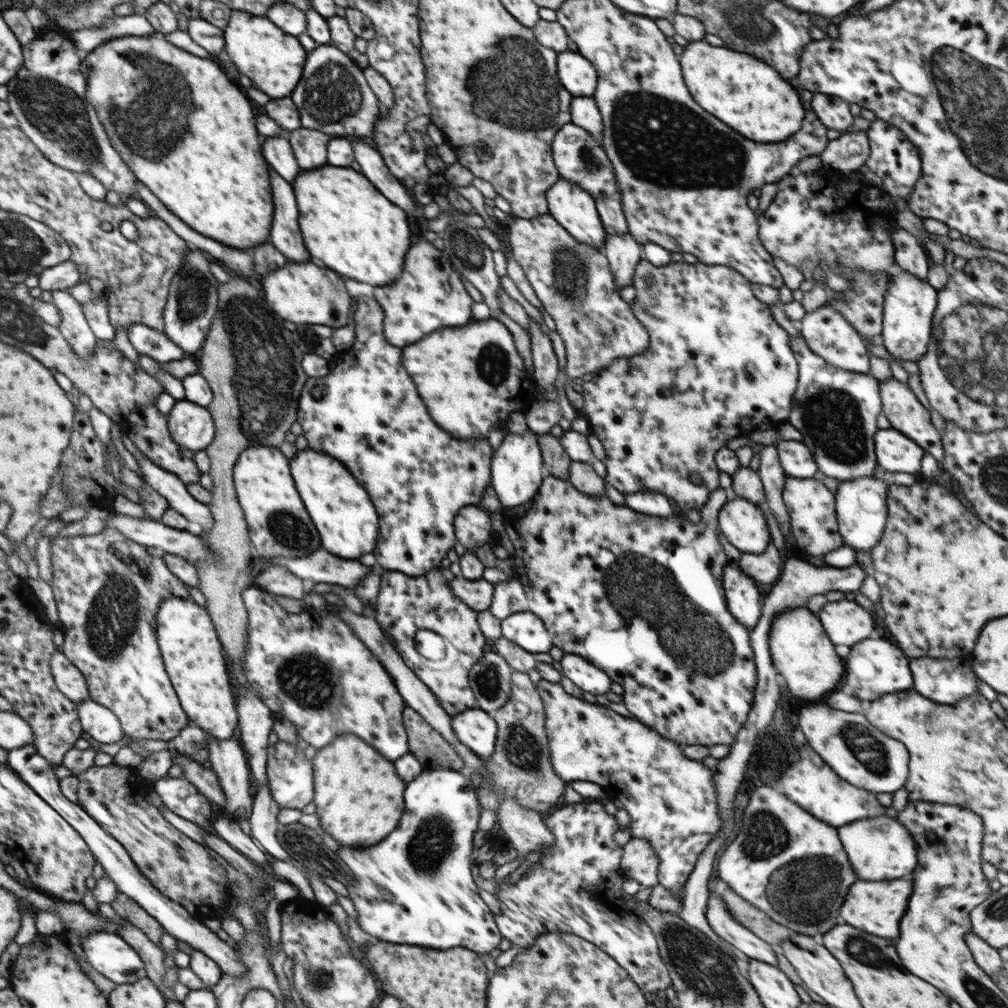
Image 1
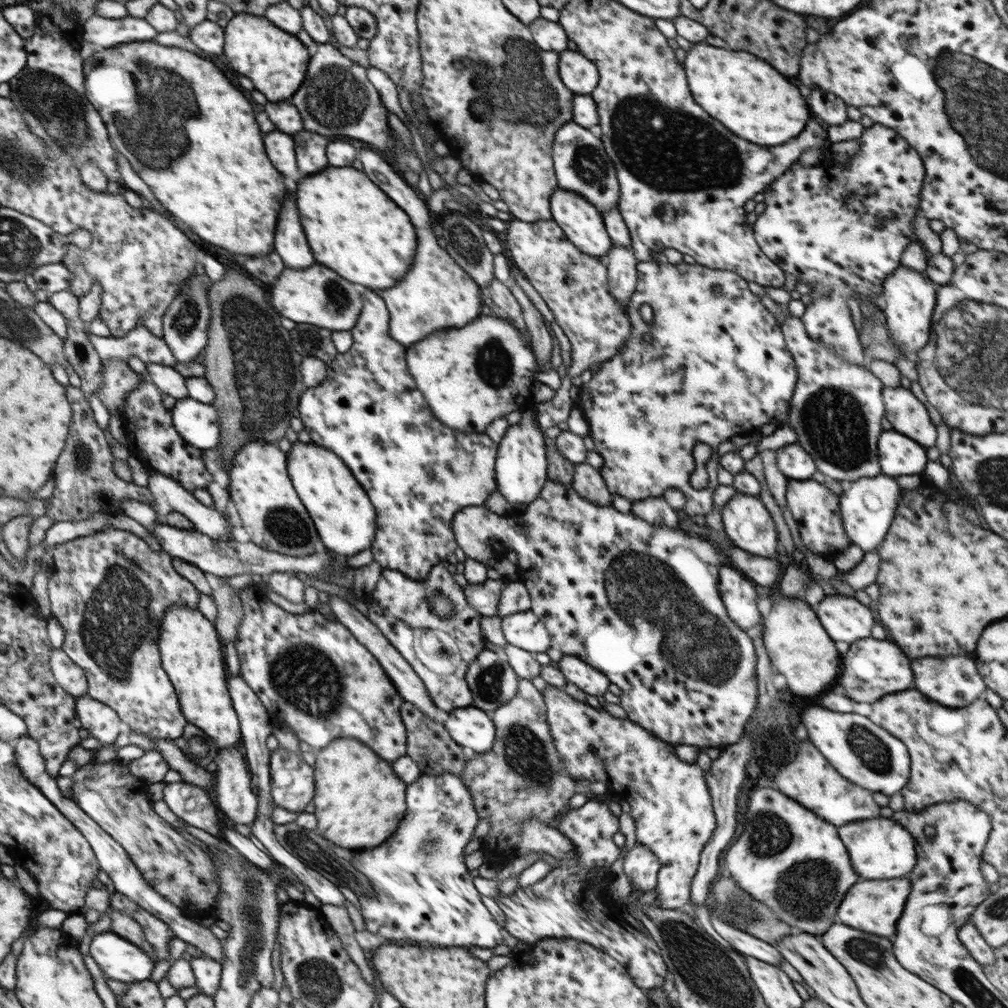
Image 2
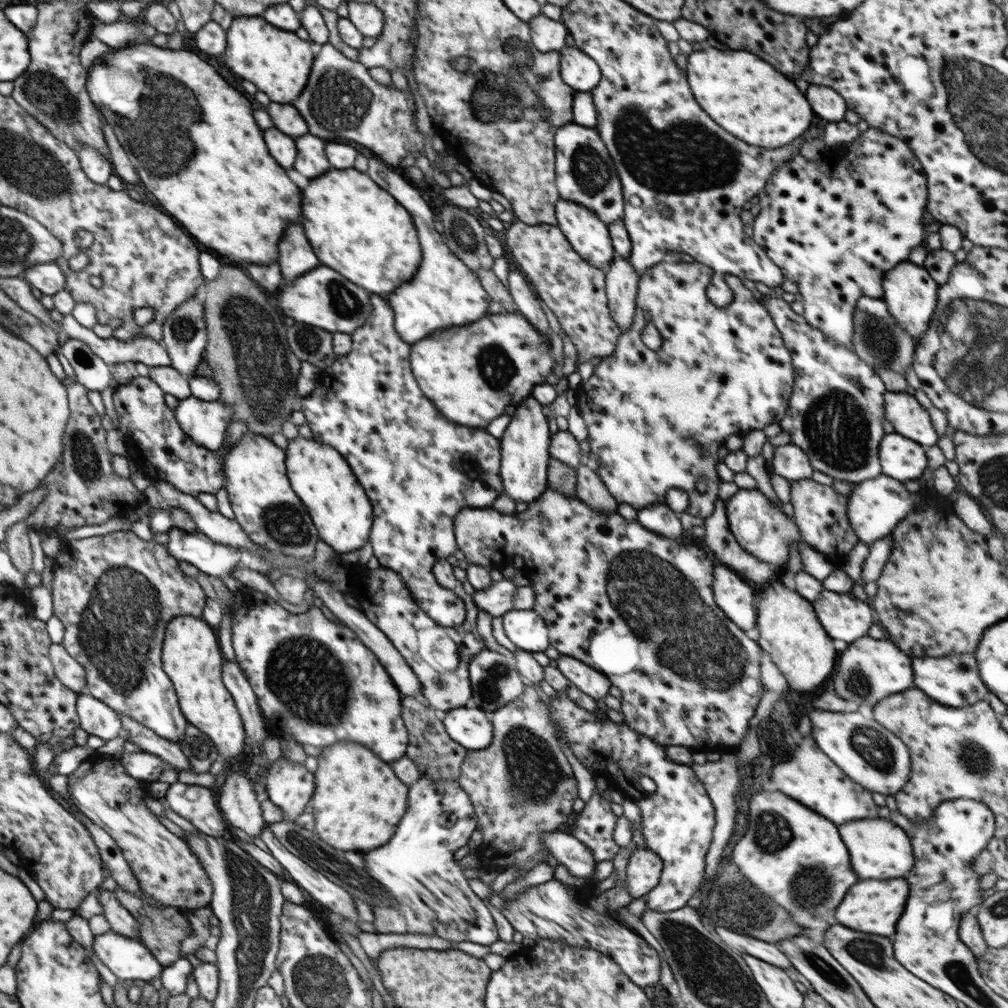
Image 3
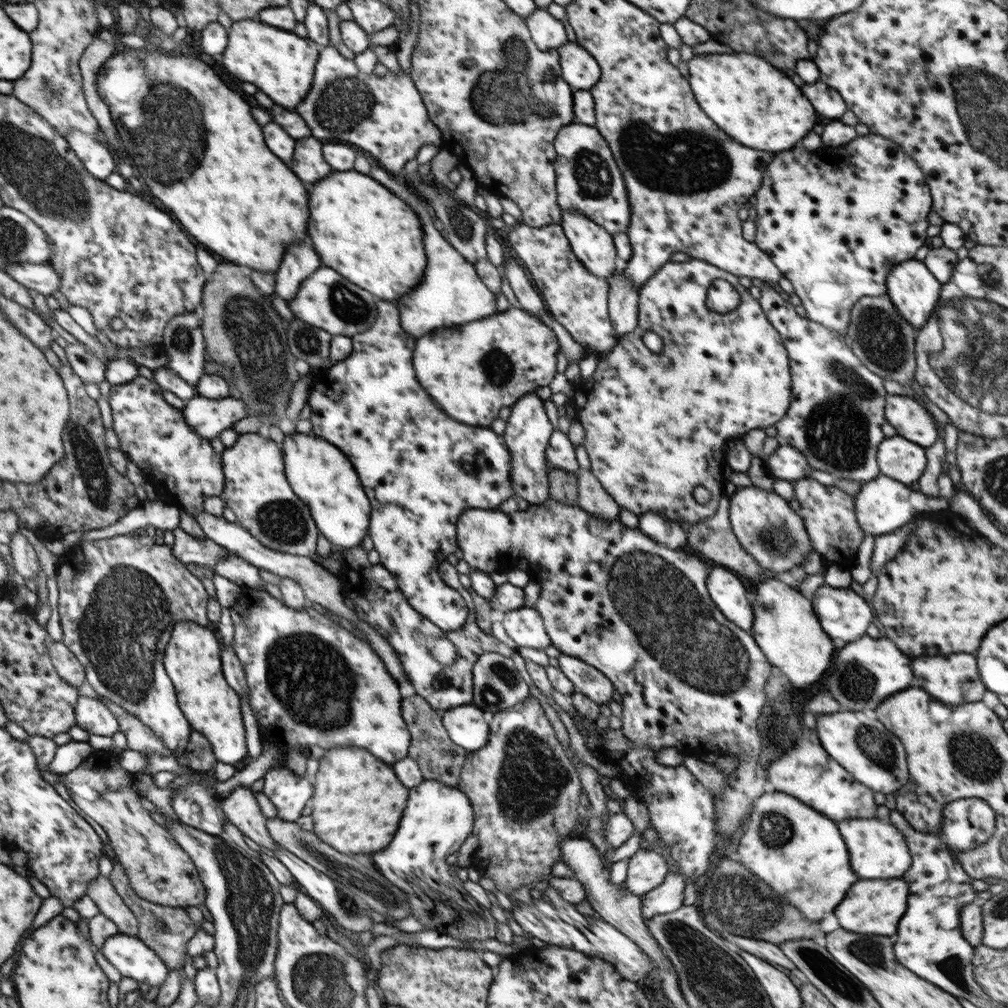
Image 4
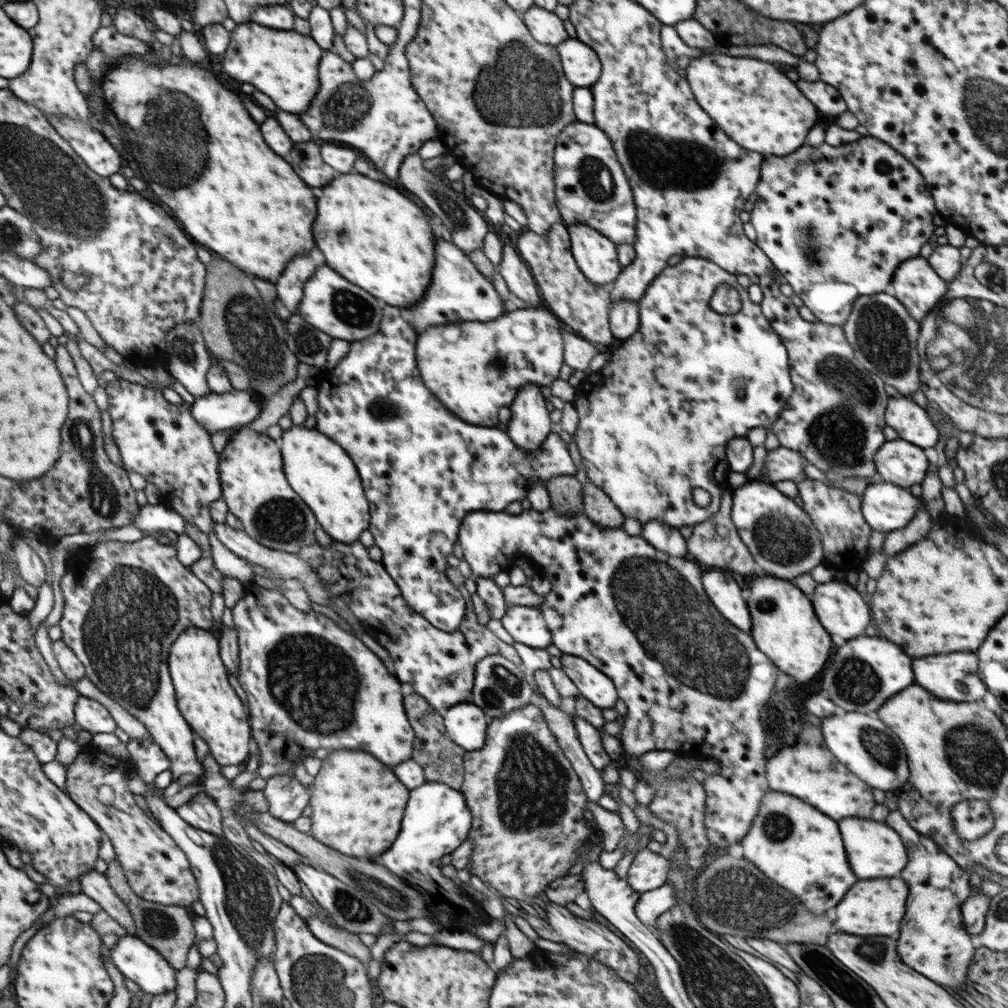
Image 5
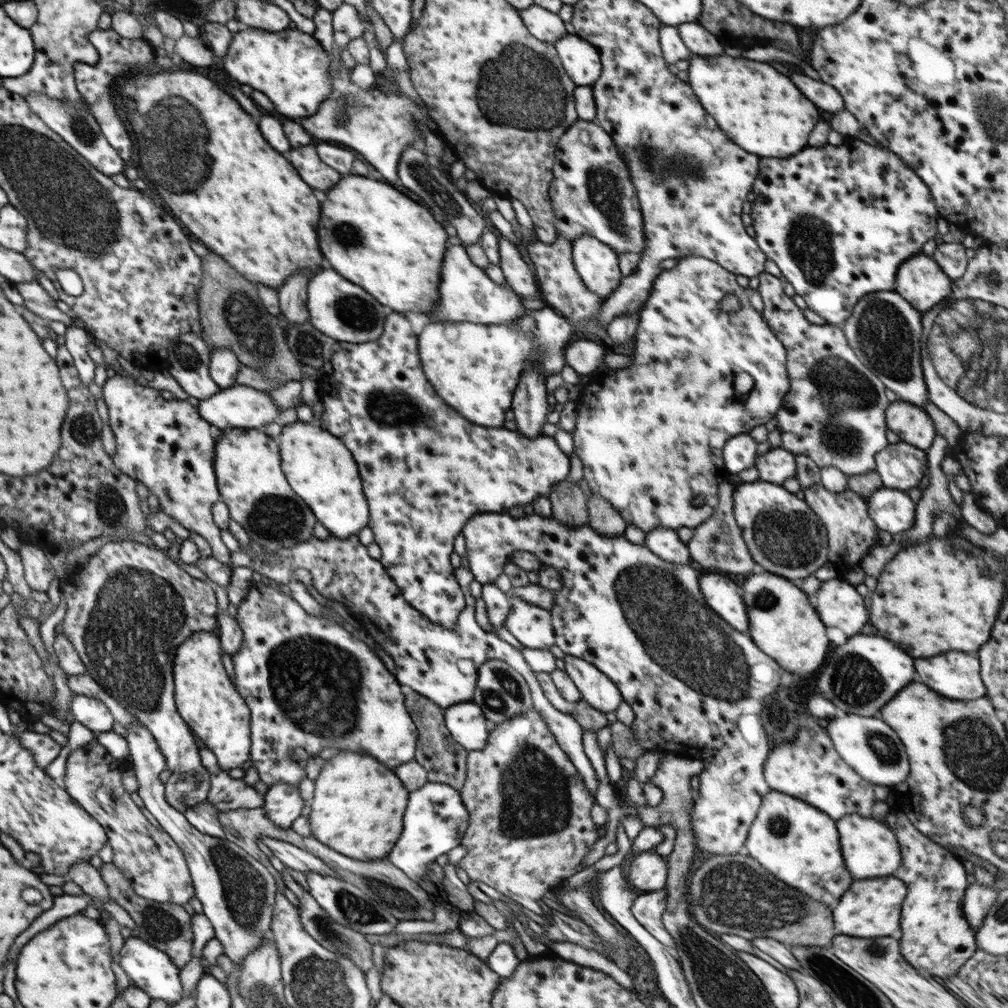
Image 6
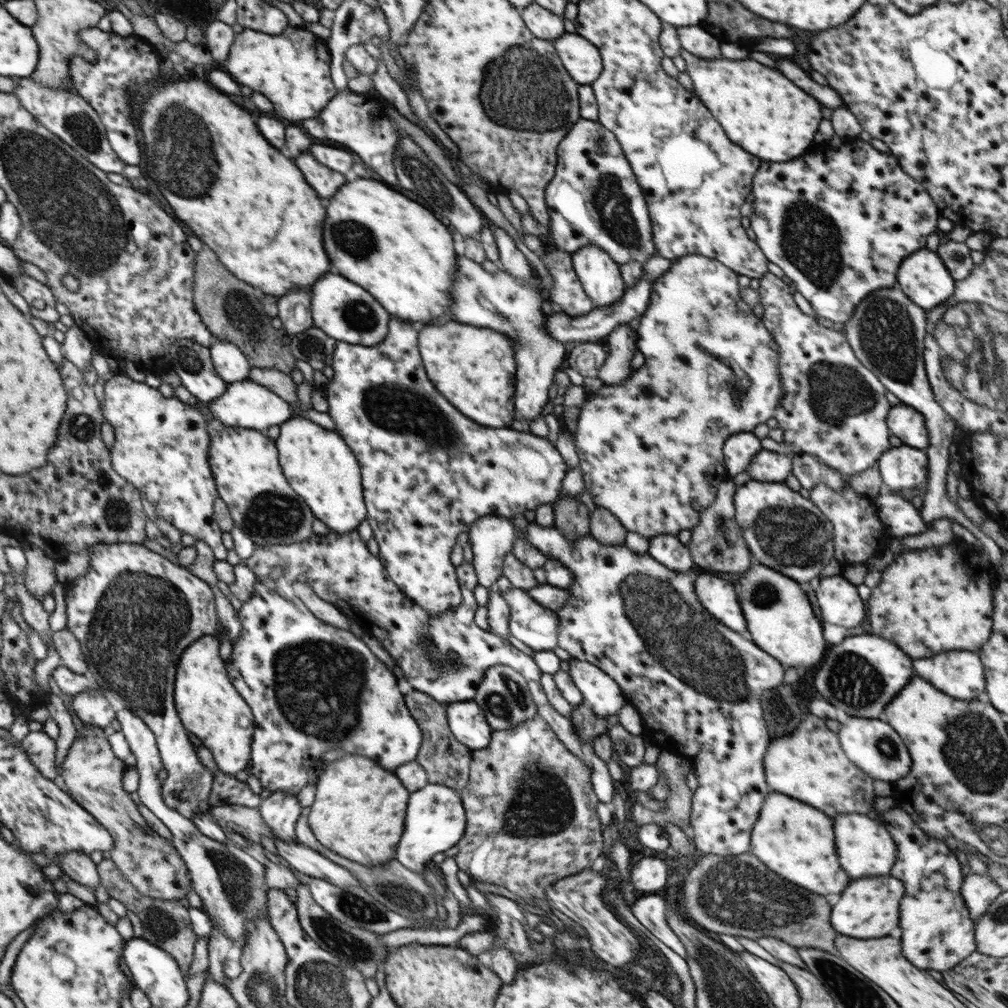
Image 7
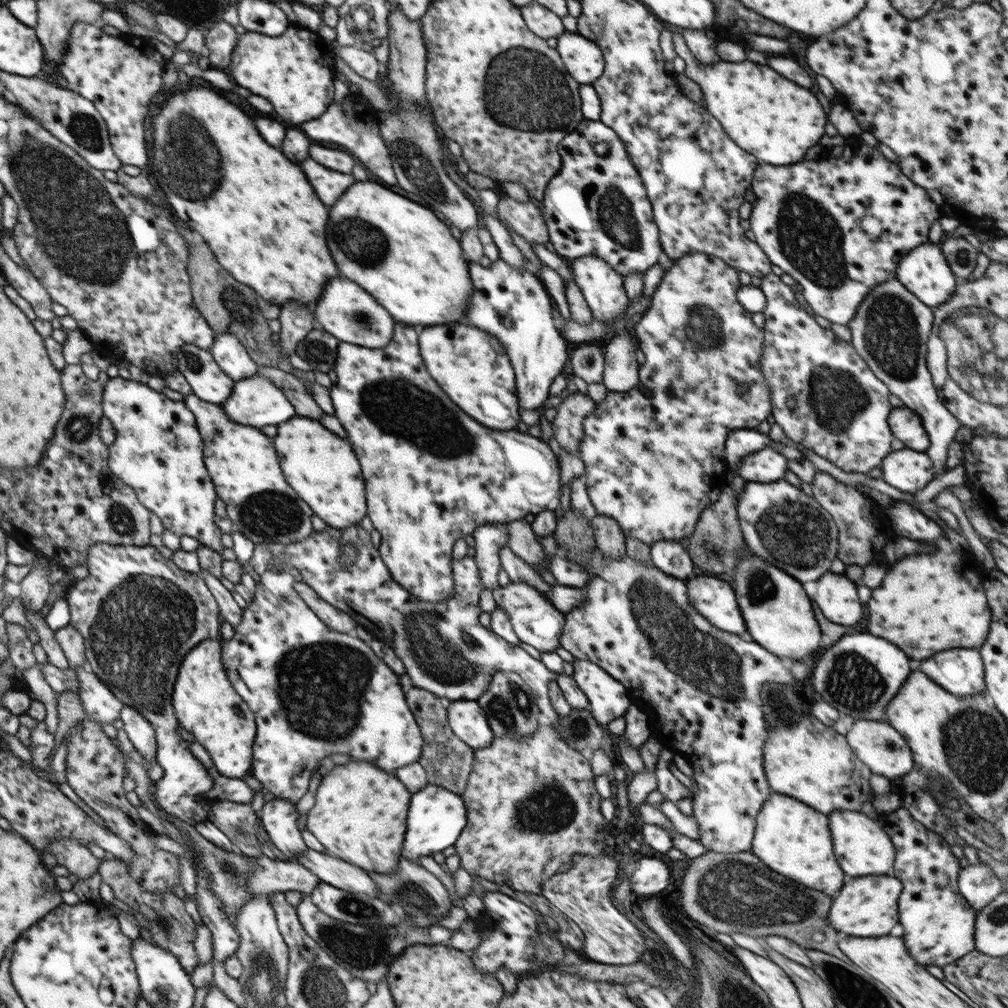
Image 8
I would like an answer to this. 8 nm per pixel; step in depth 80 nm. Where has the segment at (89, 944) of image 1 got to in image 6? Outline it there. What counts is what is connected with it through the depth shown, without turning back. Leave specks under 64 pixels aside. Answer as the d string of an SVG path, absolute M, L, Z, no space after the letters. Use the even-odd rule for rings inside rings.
M140 937L125 939L120 950L120 964L135 986L140 990L144 990L151 999L157 998L176 1005L183 998L183 984L179 975L180 969L165 952L162 952L159 948L154 948Z

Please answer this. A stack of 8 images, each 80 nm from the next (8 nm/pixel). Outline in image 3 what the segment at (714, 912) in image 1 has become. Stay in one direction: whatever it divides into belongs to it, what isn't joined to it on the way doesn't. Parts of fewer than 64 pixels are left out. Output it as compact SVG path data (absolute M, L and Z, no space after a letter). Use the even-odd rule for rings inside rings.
M715 925L717 935L729 946L740 951L744 955L763 960L778 968L792 968L793 964L788 957L775 945L750 935L744 935L732 931L724 926Z

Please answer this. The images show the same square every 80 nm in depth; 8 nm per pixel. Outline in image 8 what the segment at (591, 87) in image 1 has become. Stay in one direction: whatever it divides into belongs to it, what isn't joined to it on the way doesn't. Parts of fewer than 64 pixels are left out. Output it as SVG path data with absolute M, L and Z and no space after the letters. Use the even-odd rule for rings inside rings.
M565 30L552 43L566 70L581 85L592 85L604 72L605 62L601 48L588 37Z

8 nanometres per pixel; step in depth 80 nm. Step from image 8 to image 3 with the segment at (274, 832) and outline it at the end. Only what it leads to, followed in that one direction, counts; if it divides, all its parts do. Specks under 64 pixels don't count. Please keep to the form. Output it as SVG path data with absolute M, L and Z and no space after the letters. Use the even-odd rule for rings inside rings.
M281 756L270 765L266 776L268 800L278 806L287 822L296 820L304 813L306 804L315 792L315 777L304 764Z

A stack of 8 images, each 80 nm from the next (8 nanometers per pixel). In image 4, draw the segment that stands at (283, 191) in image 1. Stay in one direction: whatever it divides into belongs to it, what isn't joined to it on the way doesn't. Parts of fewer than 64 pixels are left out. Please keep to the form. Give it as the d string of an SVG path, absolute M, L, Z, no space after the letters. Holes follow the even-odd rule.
M306 242L296 244L296 248L288 248L280 270L275 272L275 292L278 297L287 302L292 301L298 294L302 281L320 266L322 262L318 254L310 246L306 246Z

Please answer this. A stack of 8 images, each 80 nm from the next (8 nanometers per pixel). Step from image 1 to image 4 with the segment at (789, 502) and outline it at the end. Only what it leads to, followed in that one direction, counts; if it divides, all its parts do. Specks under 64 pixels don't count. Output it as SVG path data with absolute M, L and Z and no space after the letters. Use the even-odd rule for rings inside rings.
M812 477L793 482L795 499L800 503L800 516L808 529L814 548L829 564L837 564L847 570L852 567L858 546L864 540L865 532L859 525L855 511L855 497L835 485L826 486Z

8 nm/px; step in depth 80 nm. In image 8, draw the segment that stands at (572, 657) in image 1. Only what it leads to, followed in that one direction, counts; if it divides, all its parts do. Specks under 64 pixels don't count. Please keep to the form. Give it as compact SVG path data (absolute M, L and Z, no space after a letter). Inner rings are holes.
M575 659L572 664L574 680L587 696L588 709L600 724L606 726L612 720L625 716L633 703L619 680L592 661Z

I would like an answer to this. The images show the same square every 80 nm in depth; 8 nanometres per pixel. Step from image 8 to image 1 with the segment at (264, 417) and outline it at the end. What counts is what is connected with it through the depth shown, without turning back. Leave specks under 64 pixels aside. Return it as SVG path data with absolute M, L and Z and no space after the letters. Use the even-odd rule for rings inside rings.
M186 399L176 401L167 422L172 440L193 453L214 441L213 418L205 406Z

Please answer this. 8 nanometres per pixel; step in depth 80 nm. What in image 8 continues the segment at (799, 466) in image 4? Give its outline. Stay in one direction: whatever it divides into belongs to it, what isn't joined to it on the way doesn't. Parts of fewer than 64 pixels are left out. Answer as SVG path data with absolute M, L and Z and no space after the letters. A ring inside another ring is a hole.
M771 447L743 456L739 460L739 474L745 482L771 483L783 478L788 470L787 459Z

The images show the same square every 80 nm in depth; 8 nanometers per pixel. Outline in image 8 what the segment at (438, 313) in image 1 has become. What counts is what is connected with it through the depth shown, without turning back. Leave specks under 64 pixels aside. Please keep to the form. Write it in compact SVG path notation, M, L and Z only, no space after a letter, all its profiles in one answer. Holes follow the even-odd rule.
M500 257L490 267L484 267L473 261L468 261L468 264L474 293L468 301L470 305L466 312L466 320L472 320L474 326L490 332L492 336L498 336L500 344L506 348L506 354L516 370L520 406L526 410L545 406L551 401L550 384L563 371L569 359L568 341L558 334L554 316L552 316L553 301L547 290L543 288L543 282L530 266L517 269Z

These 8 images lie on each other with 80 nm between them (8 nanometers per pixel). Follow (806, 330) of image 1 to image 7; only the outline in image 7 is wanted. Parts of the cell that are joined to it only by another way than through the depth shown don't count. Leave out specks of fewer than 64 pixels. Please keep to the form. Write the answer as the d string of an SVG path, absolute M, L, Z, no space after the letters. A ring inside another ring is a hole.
M851 138L846 139L839 149L832 148L825 153L810 152L804 154L792 162L786 164L774 164L774 162L762 162L753 178L752 196L754 196L754 212L749 216L751 228L756 234L756 244L766 255L769 262L780 266L785 274L785 279L794 284L796 291L812 305L812 308L826 320L835 324L846 324L858 304L868 296L869 293L884 288L892 288L897 285L896 273L900 263L913 252L927 246L927 238L937 230L938 218L941 214L933 201L933 198L926 192L923 184L918 180L912 180L908 173L902 170L898 159L891 153L883 153L874 149L868 141Z

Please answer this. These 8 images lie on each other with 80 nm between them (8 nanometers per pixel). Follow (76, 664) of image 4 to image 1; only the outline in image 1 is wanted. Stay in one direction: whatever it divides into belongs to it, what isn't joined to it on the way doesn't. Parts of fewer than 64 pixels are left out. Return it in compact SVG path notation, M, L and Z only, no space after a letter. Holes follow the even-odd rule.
M58 650L52 655L52 676L58 690L78 704L89 698L88 684L84 675Z

